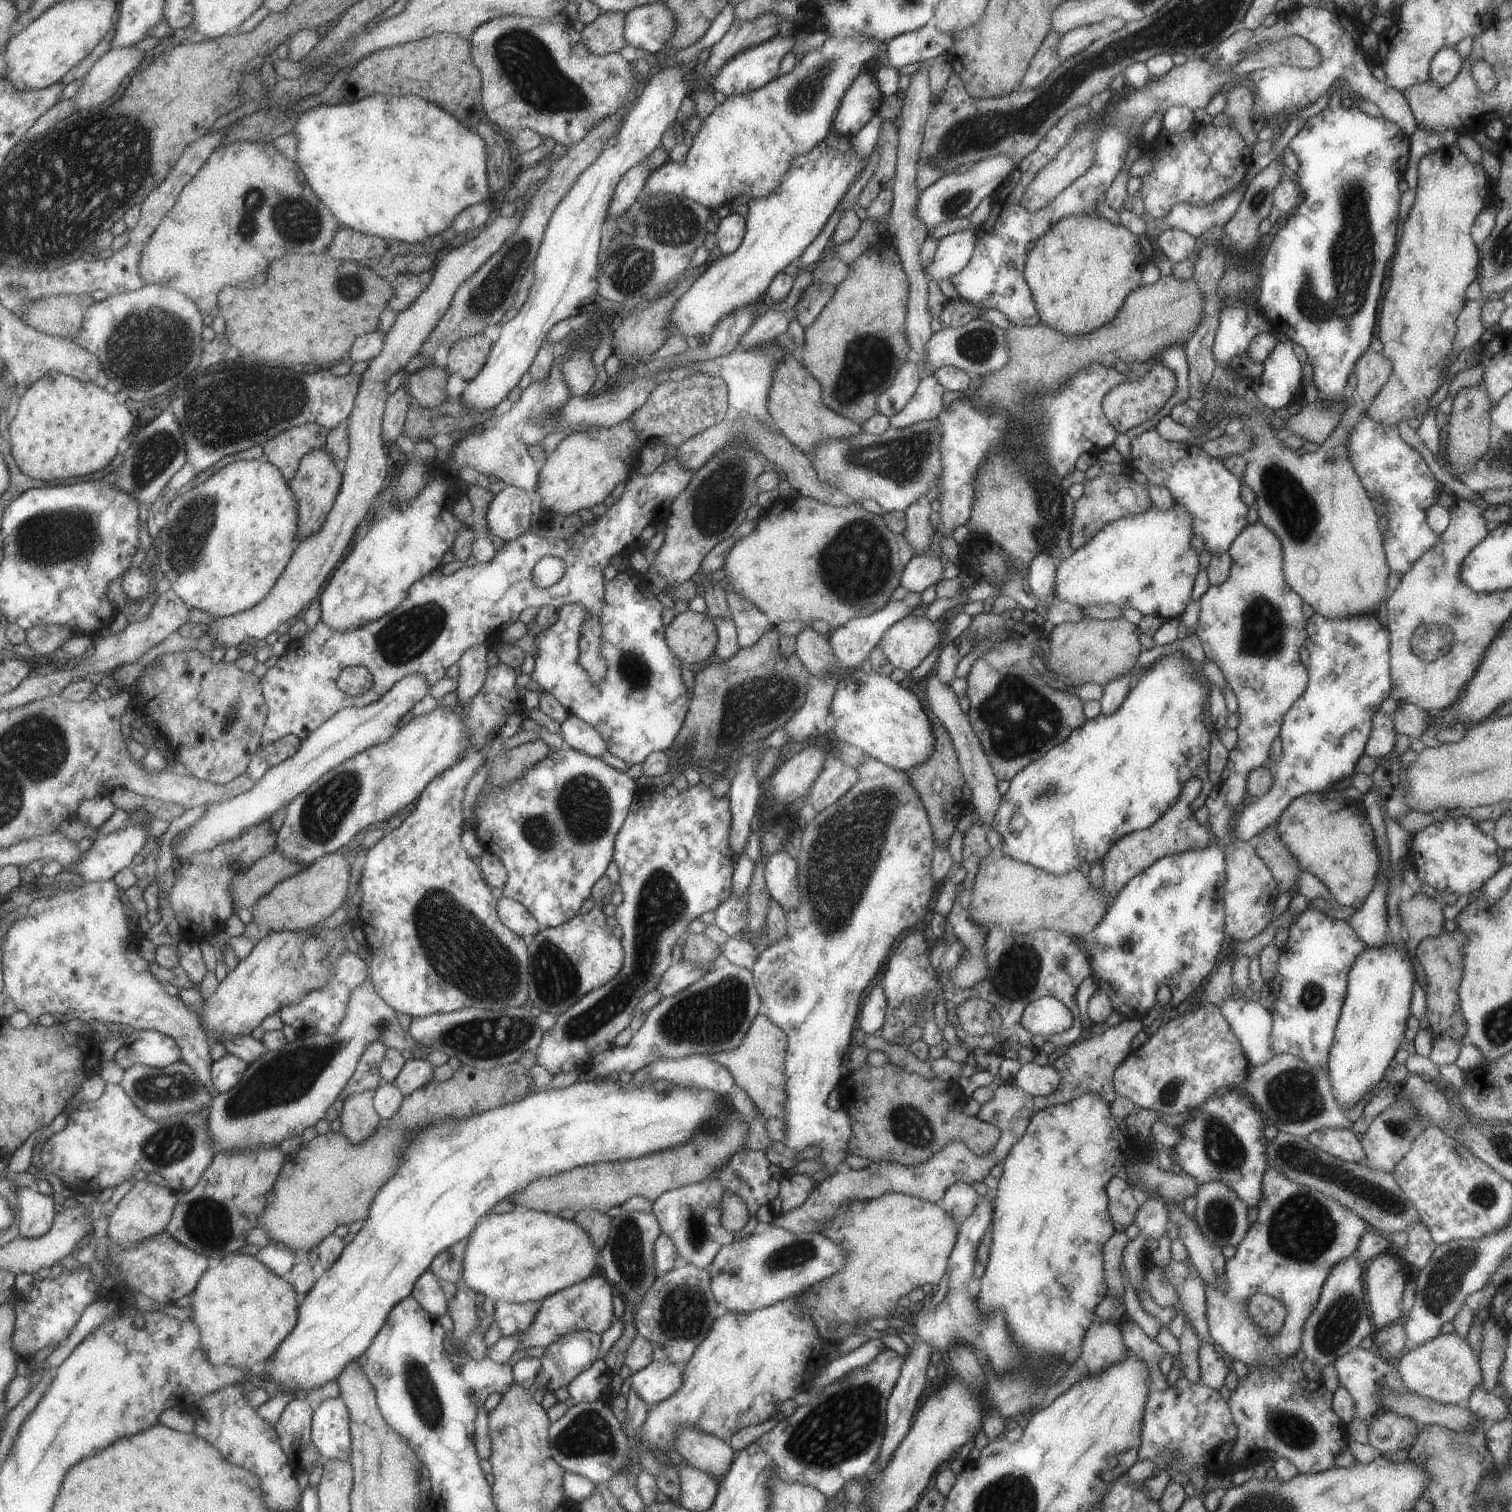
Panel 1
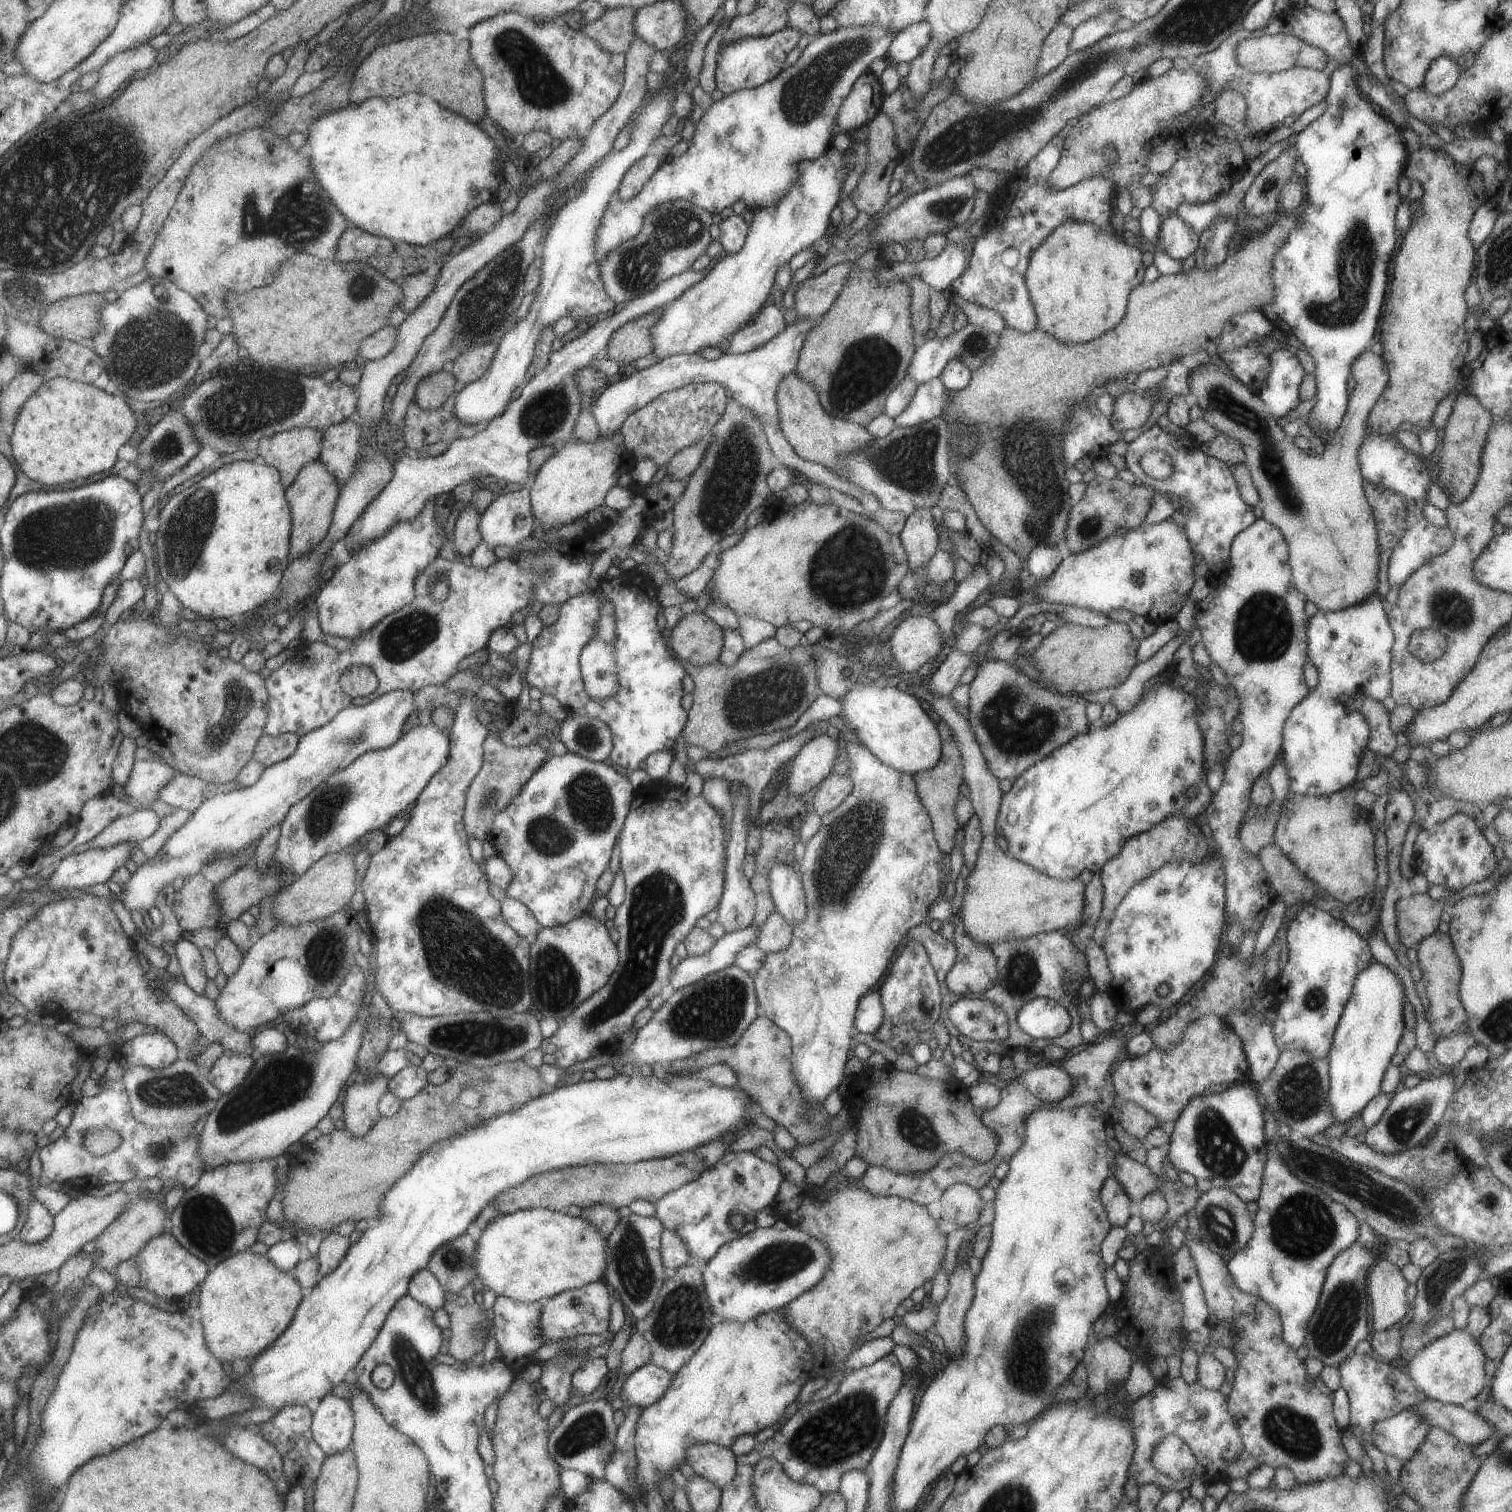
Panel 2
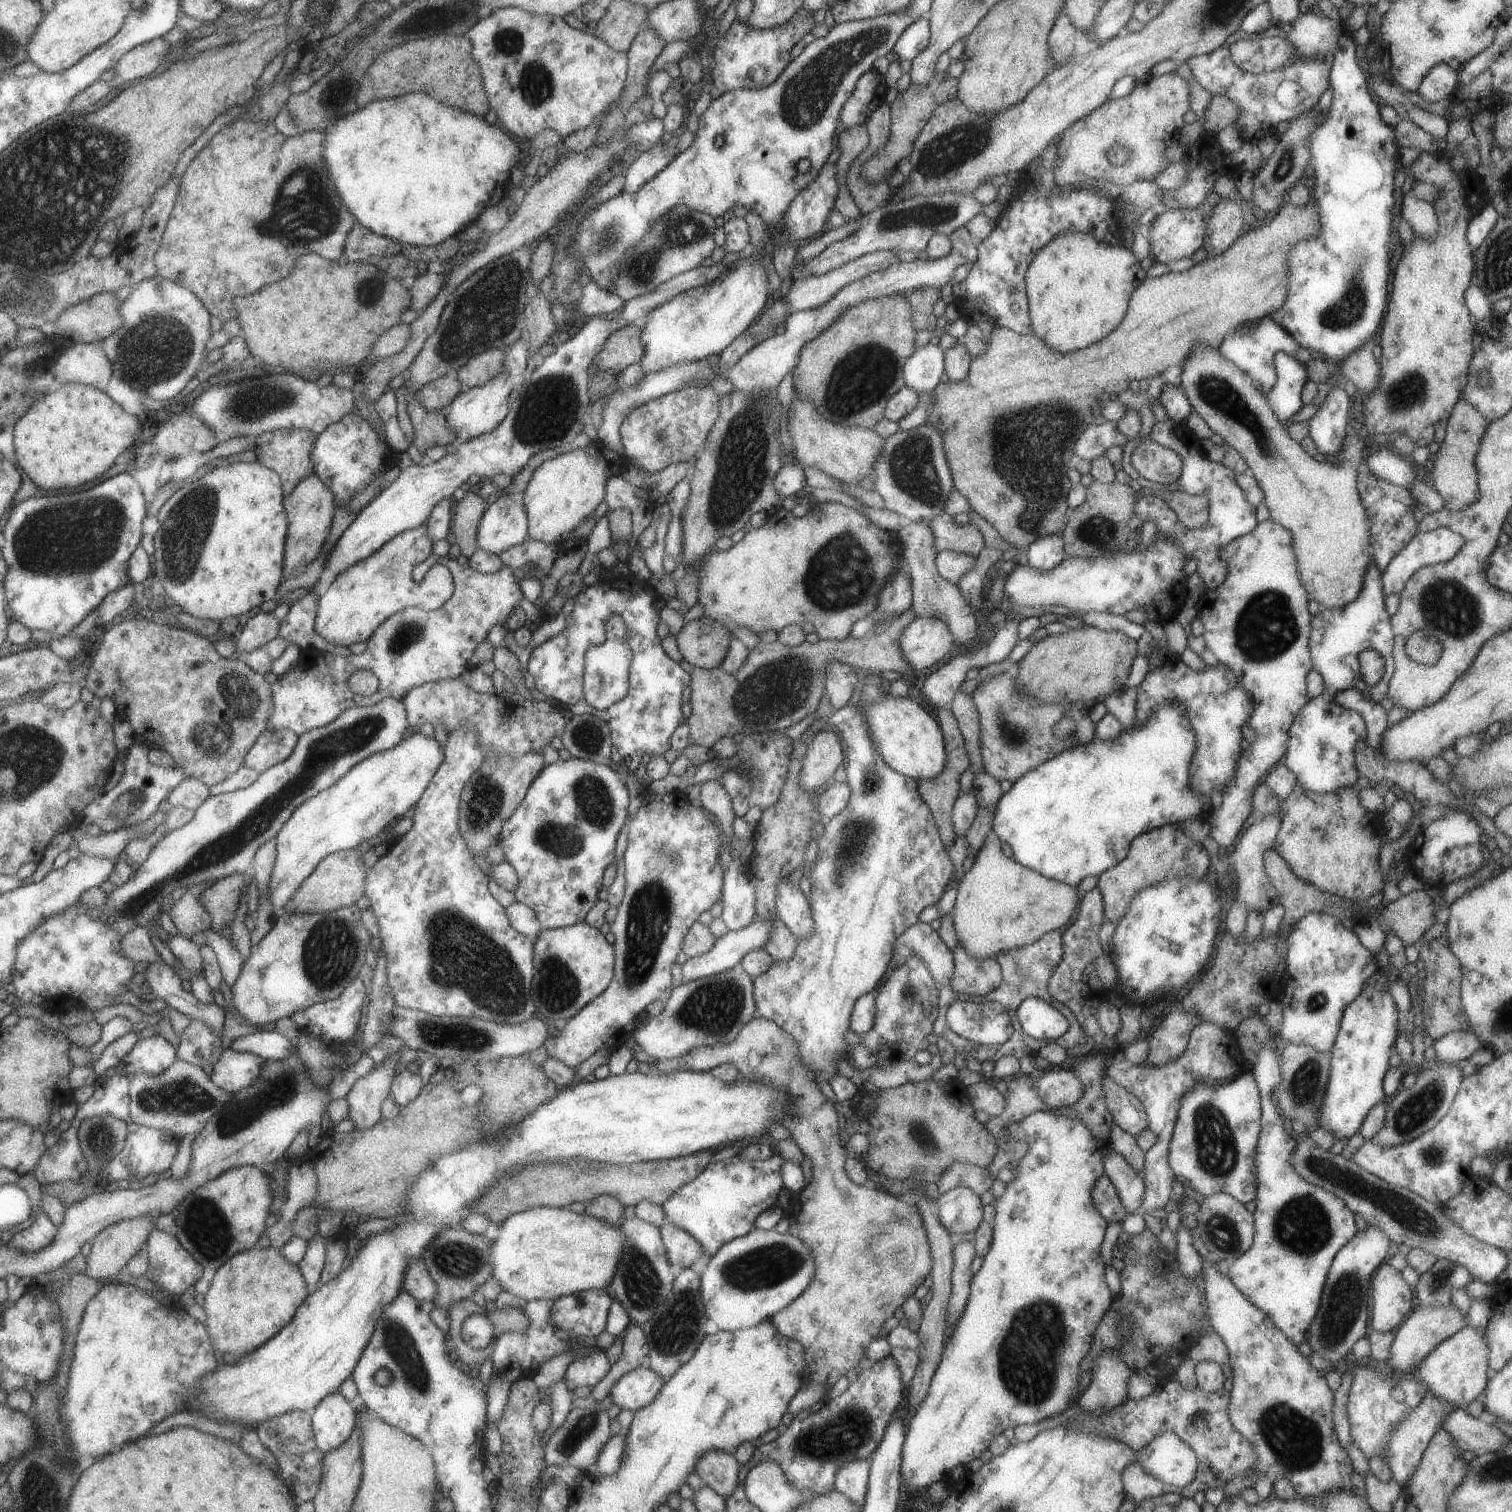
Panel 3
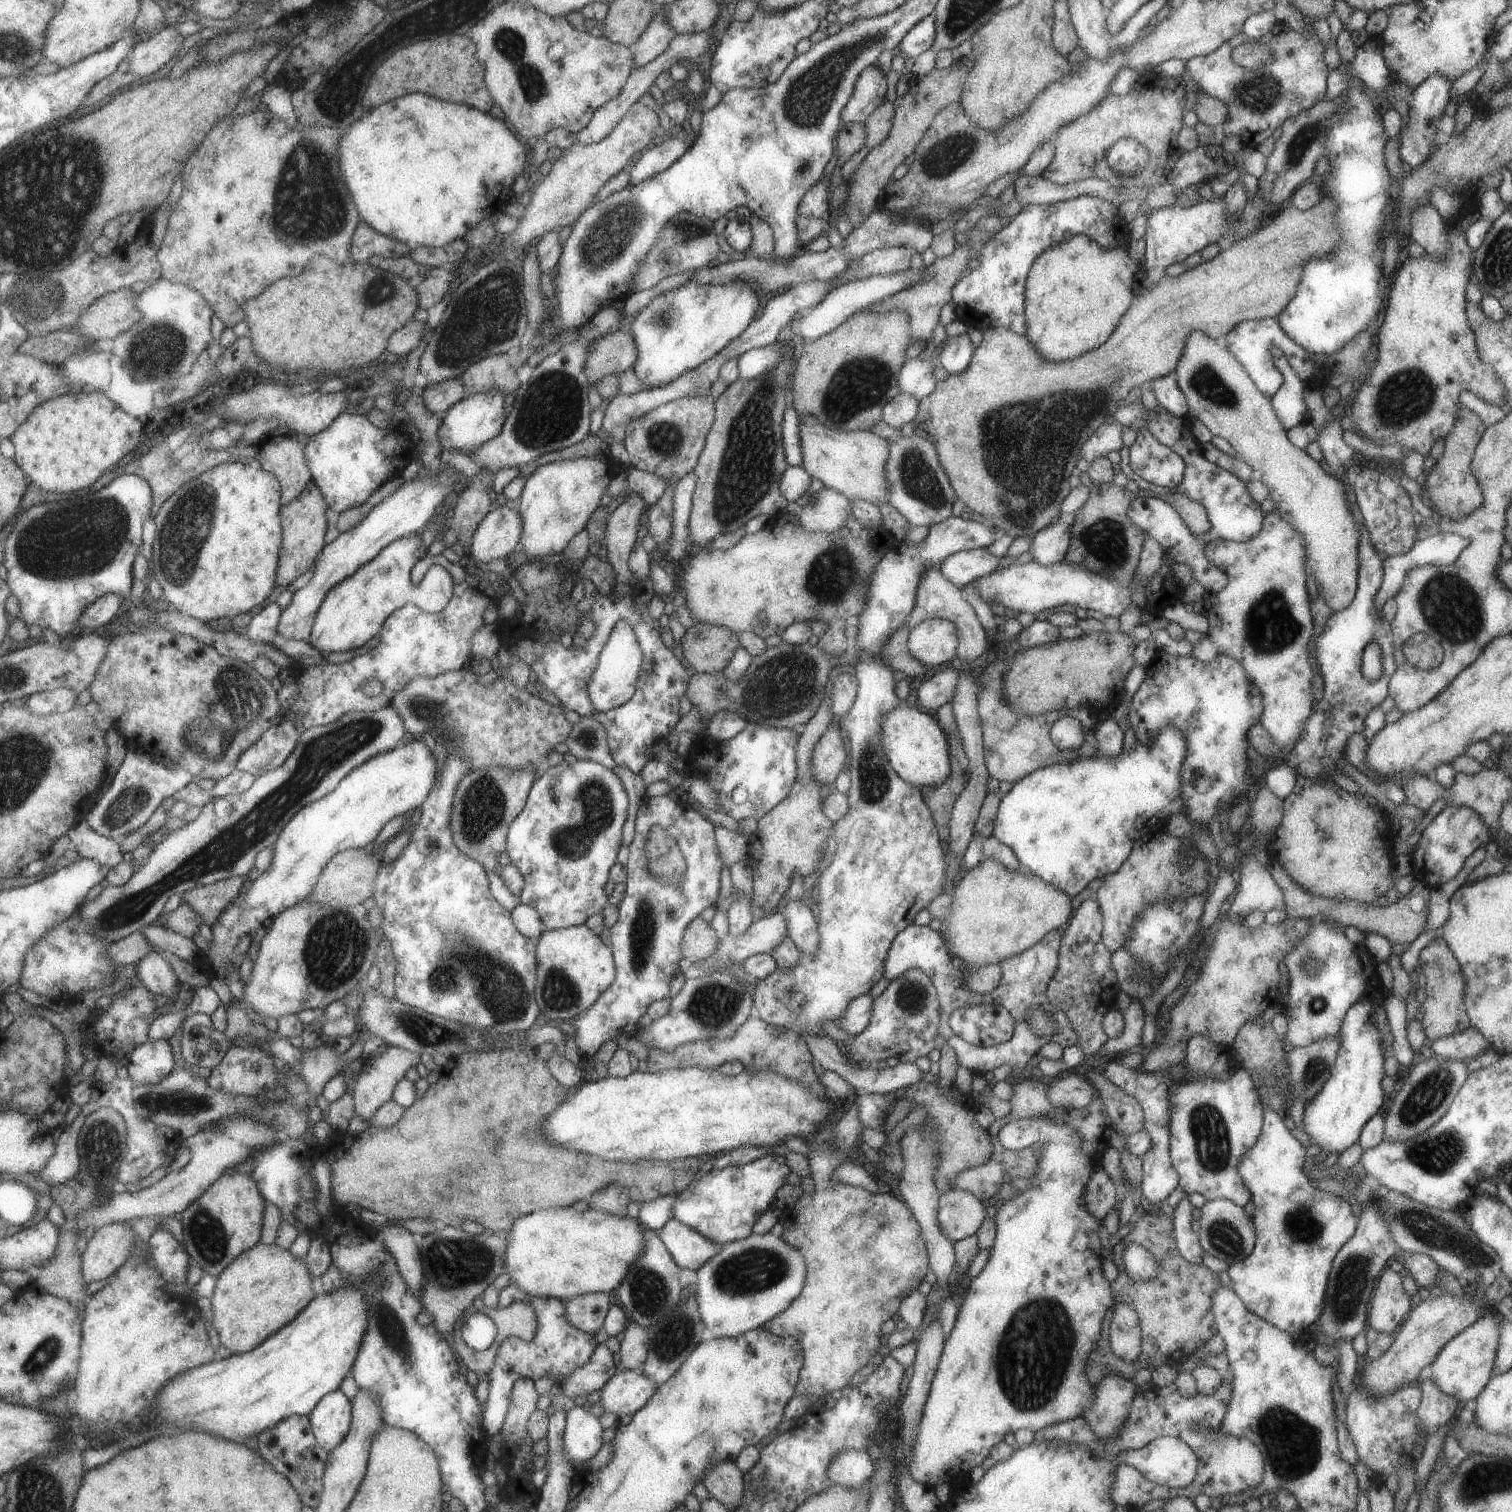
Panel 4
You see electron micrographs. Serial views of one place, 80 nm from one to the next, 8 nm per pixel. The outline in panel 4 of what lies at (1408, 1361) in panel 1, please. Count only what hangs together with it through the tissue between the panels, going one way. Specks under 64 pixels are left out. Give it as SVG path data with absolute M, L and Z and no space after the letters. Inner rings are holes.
M1487 1308L1472 1325L1458 1332L1447 1344L1443 1345L1430 1364L1430 1379L1443 1394L1457 1399L1460 1405L1476 1398L1493 1375L1492 1366L1498 1345L1499 1327L1495 1310Z

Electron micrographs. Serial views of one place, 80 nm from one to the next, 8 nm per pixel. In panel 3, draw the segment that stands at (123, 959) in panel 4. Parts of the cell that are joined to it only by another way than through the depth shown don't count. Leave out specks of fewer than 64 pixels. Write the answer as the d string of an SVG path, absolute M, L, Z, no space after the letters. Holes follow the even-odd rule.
M149 927L135 928L123 938L123 956L127 956L133 962L155 964L164 962L157 952L155 944L149 939Z

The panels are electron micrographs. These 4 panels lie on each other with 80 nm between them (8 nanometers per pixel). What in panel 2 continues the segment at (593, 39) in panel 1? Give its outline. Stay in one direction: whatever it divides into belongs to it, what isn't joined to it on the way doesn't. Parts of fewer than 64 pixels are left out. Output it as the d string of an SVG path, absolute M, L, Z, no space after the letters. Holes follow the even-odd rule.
M633 8L605 9L603 15L595 21L586 22L581 32L597 42L601 50L609 53L625 53L634 38L633 22L635 10Z

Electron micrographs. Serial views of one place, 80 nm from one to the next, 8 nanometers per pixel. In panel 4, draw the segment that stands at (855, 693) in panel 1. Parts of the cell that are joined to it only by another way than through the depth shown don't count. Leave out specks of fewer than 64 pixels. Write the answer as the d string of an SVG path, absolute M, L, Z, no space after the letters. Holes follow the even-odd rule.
M903 703L882 716L881 730L882 747L886 759L901 780L917 788L938 787L949 776L950 760L947 739L939 723L933 720L929 714L925 714L925 712L917 710L917 708L908 708Z

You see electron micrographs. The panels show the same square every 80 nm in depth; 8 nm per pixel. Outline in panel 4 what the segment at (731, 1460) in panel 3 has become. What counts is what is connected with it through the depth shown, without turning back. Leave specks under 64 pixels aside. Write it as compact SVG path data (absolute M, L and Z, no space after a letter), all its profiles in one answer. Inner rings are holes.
M731 1461L711 1465L702 1478L709 1496L715 1498L727 1510L732 1511L742 1503L745 1494L743 1474Z

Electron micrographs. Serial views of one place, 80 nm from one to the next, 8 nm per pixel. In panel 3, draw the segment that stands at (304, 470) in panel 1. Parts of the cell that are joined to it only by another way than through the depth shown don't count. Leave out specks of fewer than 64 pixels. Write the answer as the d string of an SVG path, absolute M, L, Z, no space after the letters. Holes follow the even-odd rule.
M314 472L300 480L295 488L282 498L282 507L286 516L286 535L282 570L291 574L299 564L310 563L320 556L321 545L329 532L331 517L336 509L333 493L317 478Z

